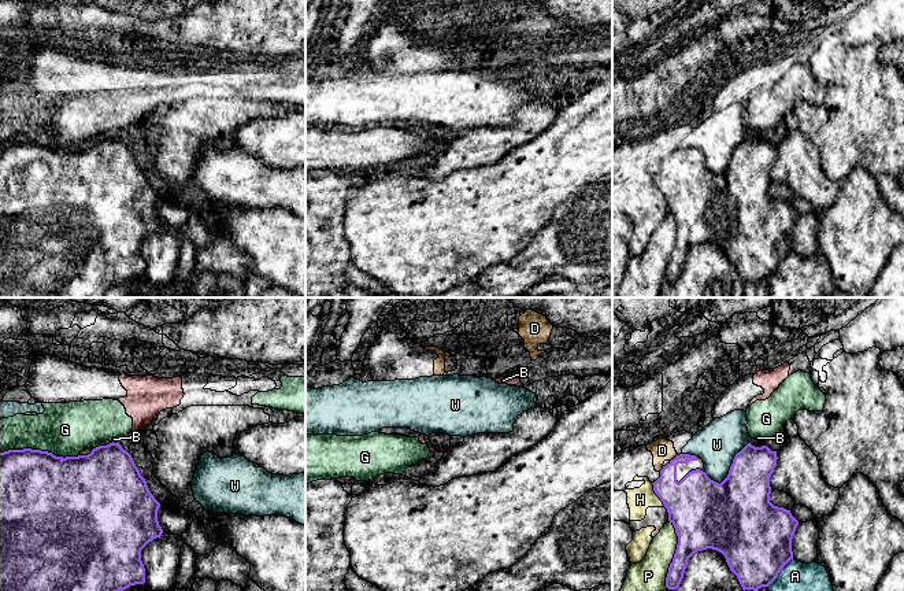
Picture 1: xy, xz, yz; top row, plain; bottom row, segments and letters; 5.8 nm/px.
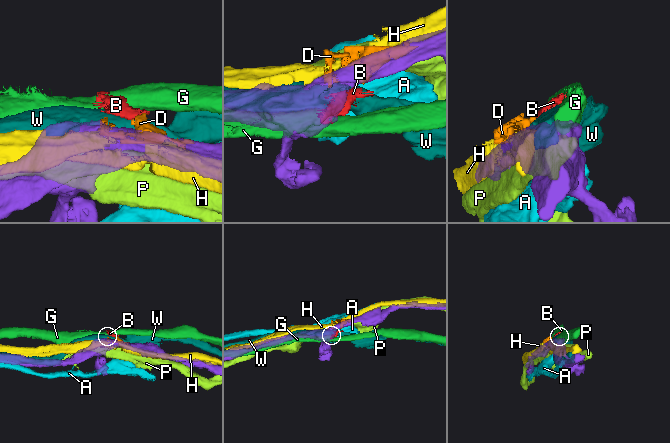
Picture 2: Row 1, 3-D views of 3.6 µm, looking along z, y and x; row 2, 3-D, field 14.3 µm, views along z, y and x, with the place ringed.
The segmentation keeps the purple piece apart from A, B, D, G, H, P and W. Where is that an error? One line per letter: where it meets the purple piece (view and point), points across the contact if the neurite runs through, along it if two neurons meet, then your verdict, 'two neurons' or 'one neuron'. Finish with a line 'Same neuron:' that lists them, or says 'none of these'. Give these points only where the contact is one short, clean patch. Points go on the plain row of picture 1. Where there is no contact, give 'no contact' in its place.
A: meets purple in yz at (780, 263); two neurons
B: meets purple in xy at (115, 136); border along xy (112, 133), (118, 135); two neurons
D: meets purple in yz at (674, 151); two neurons
G: meets purple in xy at (40, 143); two neurons
H: meets purple in yz at (655, 185); two neurons
P: meets purple in yz at (674, 247); two neurons
W: meets purple in yz at (730, 162); two neurons
Same neuron: none of these

